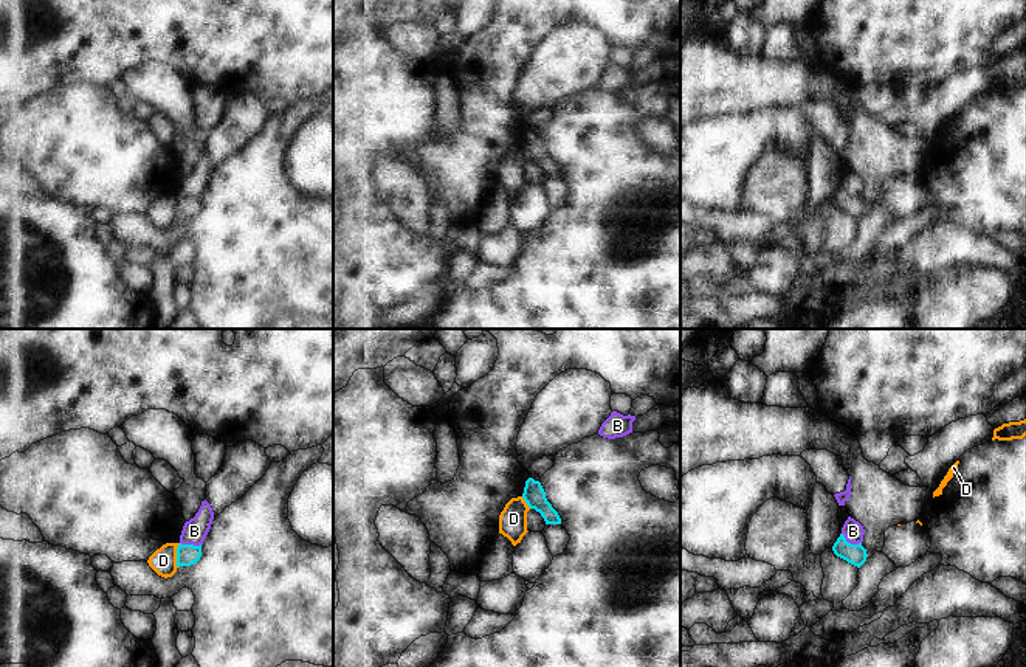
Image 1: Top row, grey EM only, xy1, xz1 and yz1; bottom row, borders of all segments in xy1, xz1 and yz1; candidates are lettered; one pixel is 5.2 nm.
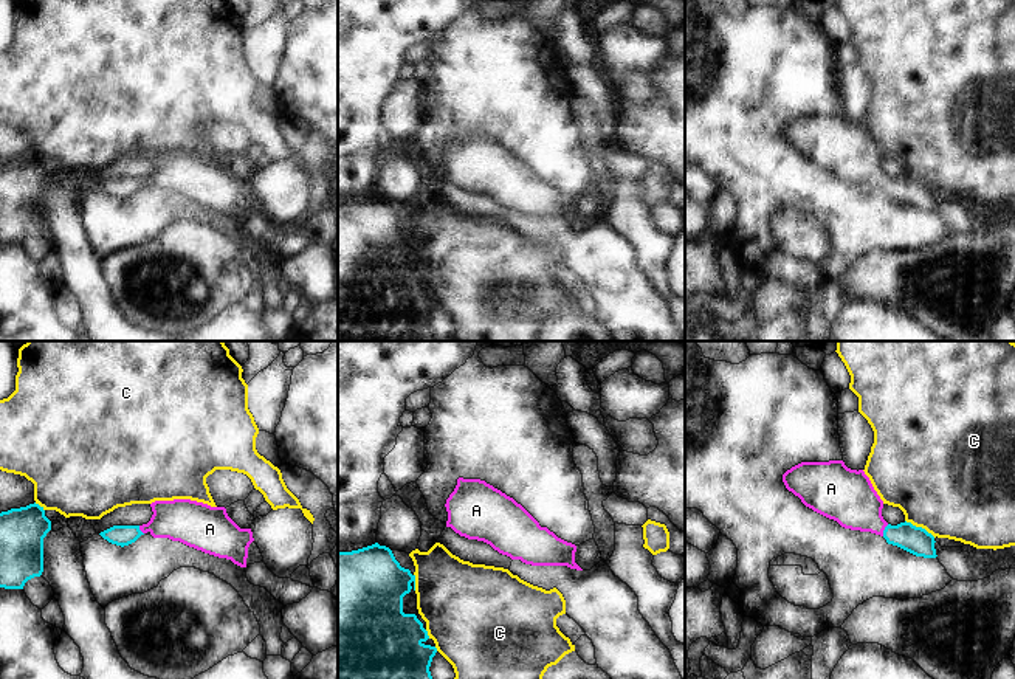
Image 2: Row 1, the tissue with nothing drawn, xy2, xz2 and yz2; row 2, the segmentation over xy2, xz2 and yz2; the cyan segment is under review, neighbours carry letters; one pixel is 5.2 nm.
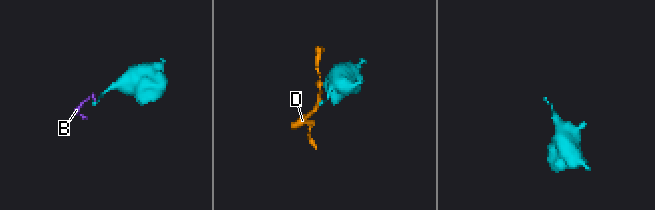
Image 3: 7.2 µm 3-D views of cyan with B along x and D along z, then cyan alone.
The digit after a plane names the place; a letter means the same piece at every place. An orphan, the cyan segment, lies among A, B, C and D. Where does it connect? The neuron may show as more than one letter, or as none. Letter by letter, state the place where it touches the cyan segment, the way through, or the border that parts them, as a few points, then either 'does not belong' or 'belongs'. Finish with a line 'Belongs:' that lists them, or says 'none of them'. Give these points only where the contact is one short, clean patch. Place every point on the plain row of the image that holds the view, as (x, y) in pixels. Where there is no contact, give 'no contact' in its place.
A: meets cyan in yz2 at (884, 183); runs through yz2 (915, 193), (884, 183), (848, 151); belongs
B: meets cyan in yz1 at (850, 196); border along yz1 (842, 185), (848, 194), (860, 196); does not belong
C: meets cyan in yz2 at (921, 180); does not belong
D: meets cyan in xy1 at (177, 208); border along xy1 (180, 196), (177, 200), (177, 219); does not belong
Belongs: A

